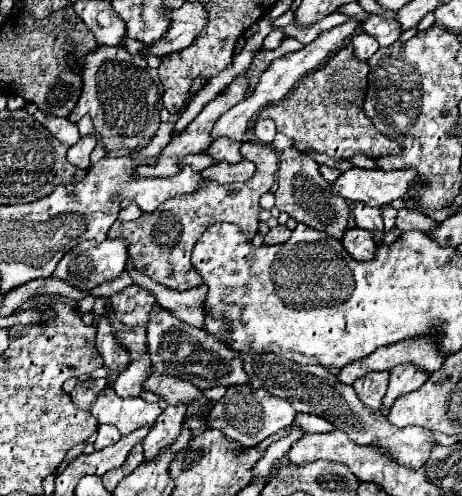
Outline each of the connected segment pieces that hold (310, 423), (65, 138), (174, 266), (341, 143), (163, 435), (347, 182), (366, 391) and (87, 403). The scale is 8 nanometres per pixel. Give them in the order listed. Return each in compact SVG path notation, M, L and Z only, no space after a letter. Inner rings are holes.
M299 415L299 417L295 419L295 423L299 423L299 427L301 427L301 429L305 429L307 433L325 433L325 431L329 433L329 431L335 431L335 429L337 429L333 423L329 423L329 421L321 419L321 417L305 419L305 415Z
M37 111L35 115L33 115L43 127L47 127L61 143L65 143L65 145L75 145L79 139L81 139L81 135L79 135L79 131L77 131L77 125L75 123L71 123L69 119L65 119L65 117L53 117L53 115L43 115L41 111Z
M247 141L241 145L241 155L253 161L257 167L257 173L249 181L241 185L221 185L213 179L205 179L205 189L201 189L201 193L189 193L189 197L171 197L165 201L165 205L161 205L161 209L153 213L141 213L139 219L129 223L115 221L107 233L107 239L129 241L129 255L135 269L149 275L153 281L175 291L199 287L201 277L197 277L197 271L191 265L191 251L197 243L197 237L201 237L209 225L227 221L237 225L247 239L253 239L261 211L259 197L271 189L279 169L279 155L271 145Z
M345 45L323 67L317 69L315 87L307 87L309 79L305 79L283 101L265 107L259 117L273 119L277 131L287 135L293 141L293 147L301 153L325 153L333 159L347 159L357 153L367 157L379 157L385 153L395 155L399 153L401 145L381 135L361 109L367 91L367 73L367 63L353 55L351 45Z
M169 405L155 421L153 429L149 431L149 435L145 437L143 445L145 445L145 459L153 459L157 457L157 453L167 447L177 435L179 429L183 425L183 417L185 417L187 407L185 405Z
M351 167L343 171L331 185L331 193L355 203L363 201L371 207L387 205L393 199L401 199L409 191L409 183L415 181L417 173L407 171L381 171Z
M389 371L367 373L365 377L361 377L353 383L353 389L357 391L363 405L367 405L369 409L379 409L381 399L387 389L387 379L389 379Z
M87 379L87 381L81 381L75 385L75 389L69 393L73 403L79 407L79 409L87 409L91 411L97 395L101 389L107 387L107 379Z

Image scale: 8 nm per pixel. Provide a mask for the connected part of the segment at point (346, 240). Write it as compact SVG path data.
M359 227L345 229L341 245L351 253L353 259L359 259L359 261L369 261L371 257L375 257L375 249L377 249L373 243L373 235Z

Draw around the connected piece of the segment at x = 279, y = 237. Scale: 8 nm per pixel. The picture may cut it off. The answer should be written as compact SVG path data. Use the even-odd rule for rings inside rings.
M277 225L277 227L269 229L269 233L265 235L265 245L285 243L289 237L291 237L291 229L287 225Z

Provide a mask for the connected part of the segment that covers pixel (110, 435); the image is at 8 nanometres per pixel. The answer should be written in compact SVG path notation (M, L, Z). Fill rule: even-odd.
M99 425L97 427L97 439L95 439L95 449L103 449L111 443L115 443L121 437L121 433L113 425Z

